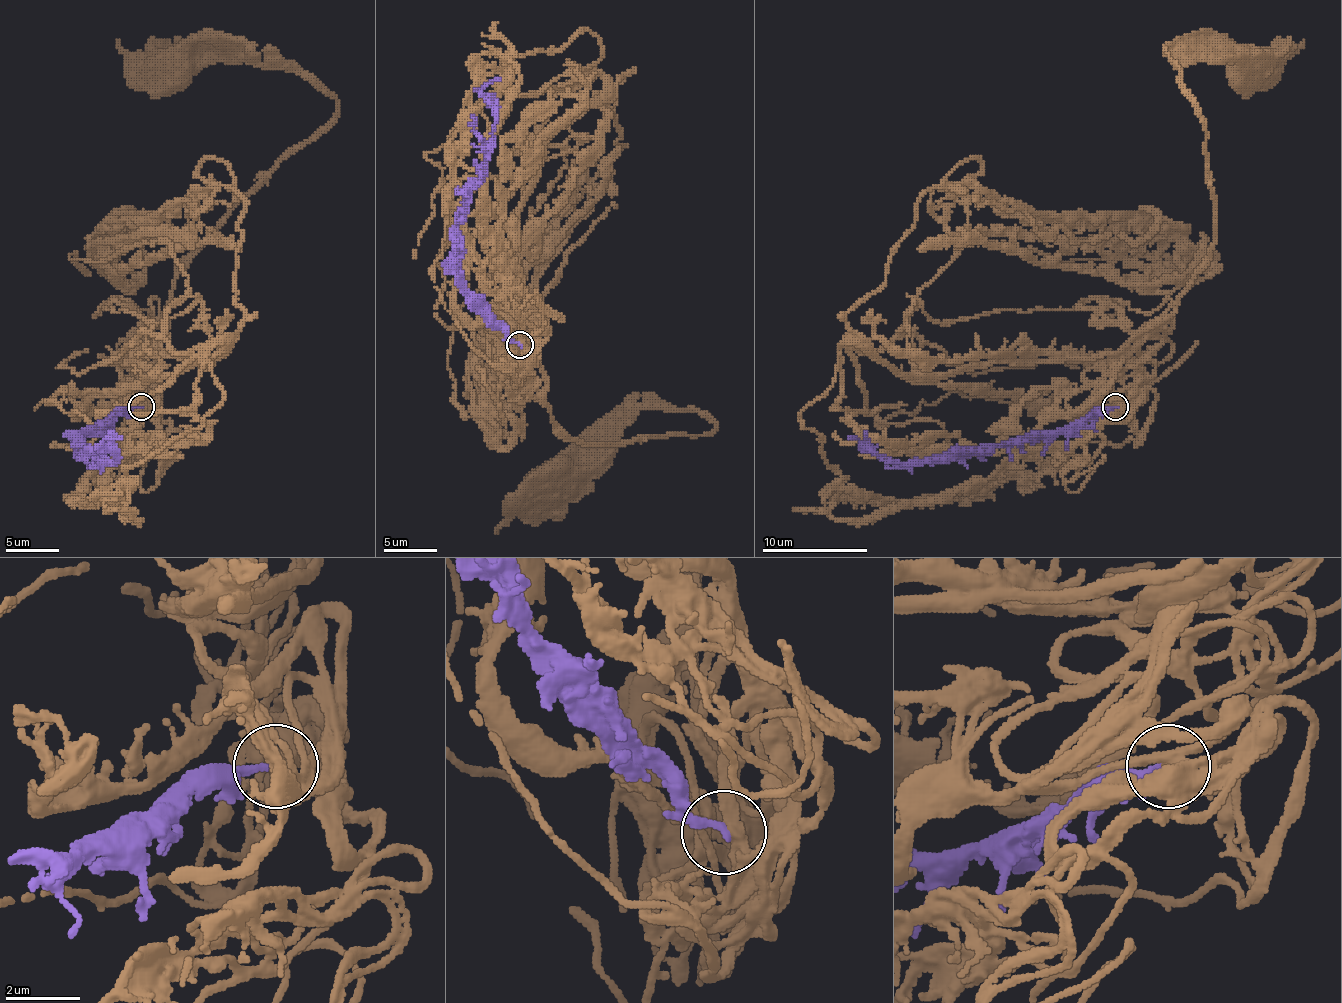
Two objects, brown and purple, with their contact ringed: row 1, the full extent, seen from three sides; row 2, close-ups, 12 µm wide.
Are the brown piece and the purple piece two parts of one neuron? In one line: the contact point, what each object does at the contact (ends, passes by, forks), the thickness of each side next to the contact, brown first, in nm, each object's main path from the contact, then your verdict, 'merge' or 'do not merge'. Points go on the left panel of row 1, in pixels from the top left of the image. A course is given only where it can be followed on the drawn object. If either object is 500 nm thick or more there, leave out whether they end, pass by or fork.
place (141, 406); brown passes by; purple ends; calibres 320 and 220 nm; course brown (143, 407), (138, 357), (196, 246), (336, 111), (336, 100), (307, 76), (214, 55), (169, 63); course purple (140, 407), (122, 407), (87, 434), (79, 444), (114, 463), (116, 460), (103, 442), (122, 436); merge

